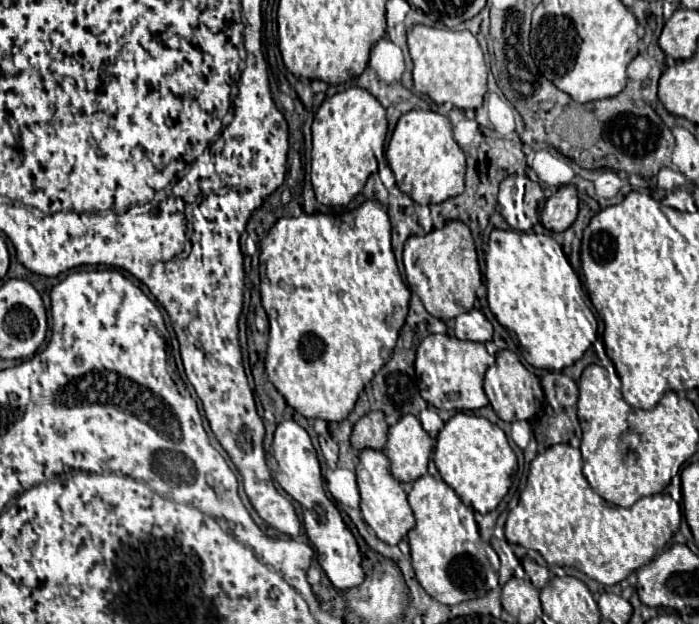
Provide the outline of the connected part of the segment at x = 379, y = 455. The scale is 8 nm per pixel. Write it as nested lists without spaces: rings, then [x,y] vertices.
[[[367,447],[359,453],[357,485],[359,485],[359,493],[361,493],[363,519],[375,531],[375,535],[389,545],[397,545],[401,539],[405,539],[407,533],[415,527],[415,517],[407,503],[407,493],[403,491],[401,483],[389,471],[389,459],[383,451]]]

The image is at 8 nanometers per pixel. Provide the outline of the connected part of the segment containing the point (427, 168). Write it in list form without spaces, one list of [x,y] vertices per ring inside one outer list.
[[[423,109],[403,113],[391,135],[385,157],[397,179],[397,187],[419,205],[443,203],[465,189],[465,153],[455,141],[445,115]]]

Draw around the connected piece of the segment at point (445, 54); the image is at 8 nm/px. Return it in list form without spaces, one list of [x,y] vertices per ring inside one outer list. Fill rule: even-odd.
[[[411,25],[407,45],[413,61],[413,83],[435,103],[451,103],[459,109],[477,109],[487,93],[487,67],[475,35],[467,29]]]

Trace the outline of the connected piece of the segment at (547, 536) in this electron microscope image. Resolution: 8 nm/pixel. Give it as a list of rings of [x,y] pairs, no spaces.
[[[561,443],[549,447],[545,453],[539,453],[531,461],[527,485],[519,495],[519,503],[507,517],[505,537],[509,543],[517,543],[523,545],[525,549],[539,551],[549,565],[575,567],[589,579],[595,579],[603,585],[615,585],[623,581],[629,573],[643,567],[643,563],[649,563],[659,551],[663,551],[667,541],[679,529],[681,509],[671,499],[671,495],[665,493],[643,497],[633,507],[609,505],[603,497],[599,497],[591,489],[581,469],[583,469],[581,451],[571,445]]]

